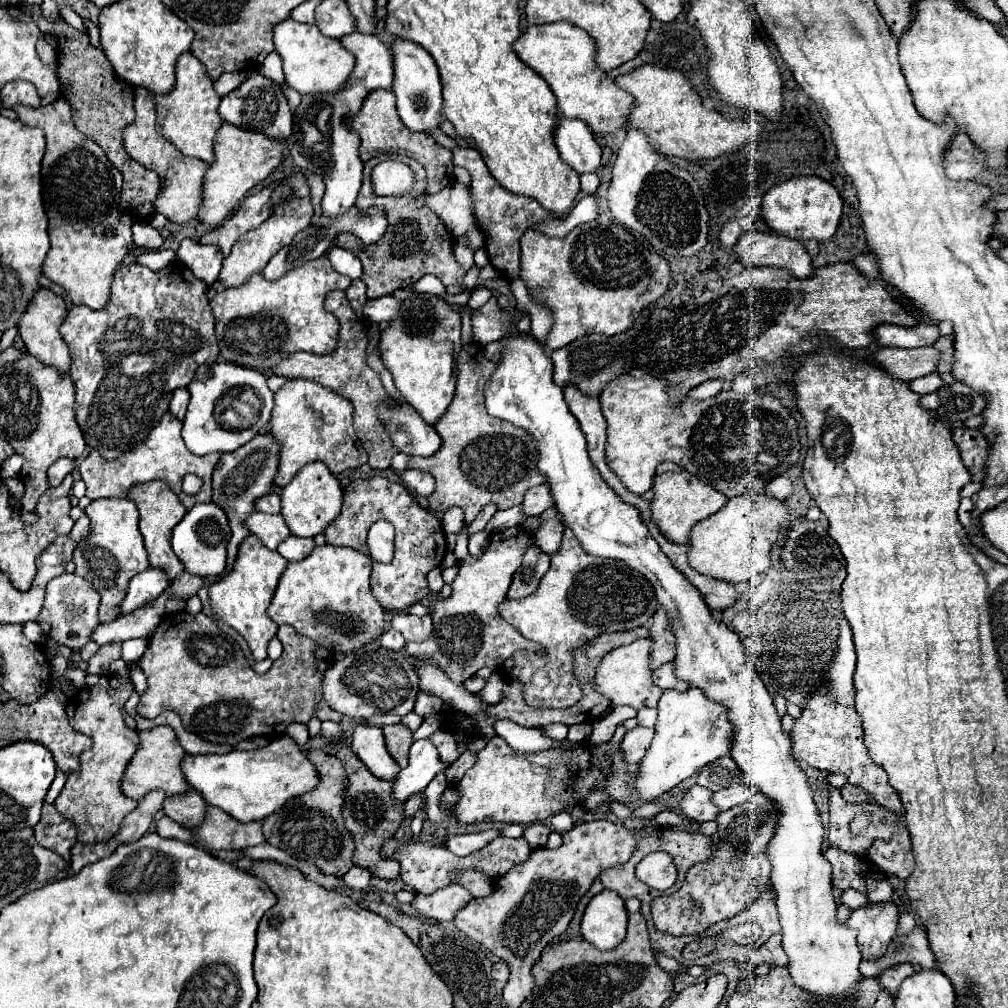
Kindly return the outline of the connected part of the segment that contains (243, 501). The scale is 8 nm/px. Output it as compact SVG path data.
M261 434L251 440L251 444L245 444L243 448L229 452L227 456L219 458L219 464L213 472L213 502L223 508L223 512L229 518L231 526L231 540L229 540L229 552L227 552L227 572L231 572L231 566L235 564L237 548L247 538L247 528L245 520L253 508L253 500L259 496L265 496L273 484L273 478L277 474L277 464L279 464L279 444L271 434Z

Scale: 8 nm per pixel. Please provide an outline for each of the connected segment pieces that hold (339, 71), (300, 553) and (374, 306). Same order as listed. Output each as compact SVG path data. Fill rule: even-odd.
M287 18L273 28L273 44L283 62L285 82L299 94L337 92L355 66L355 56L345 50L339 40L323 36L315 24L301 24L293 18Z
M289 536L287 540L283 540L283 544L279 544L277 552L291 562L291 560L303 560L305 556L309 556L313 546L315 546L313 538L295 538L295 536Z
M381 296L375 300L367 300L361 308L361 314L371 322L389 322L399 312L399 300L393 296Z

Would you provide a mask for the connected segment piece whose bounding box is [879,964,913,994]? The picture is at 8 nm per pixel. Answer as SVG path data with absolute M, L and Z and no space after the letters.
M897 964L897 966L893 966L893 968L887 968L879 978L881 978L881 986L887 990L887 992L891 992L891 994L895 994L897 992L897 988L901 986L901 982L907 978L907 976L911 976L913 974L913 966L911 964Z

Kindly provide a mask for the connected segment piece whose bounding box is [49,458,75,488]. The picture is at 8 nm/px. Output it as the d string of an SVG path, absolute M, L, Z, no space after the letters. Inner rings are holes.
M59 458L51 468L49 468L49 486L57 486L65 474L69 474L73 470L73 462L69 458Z

